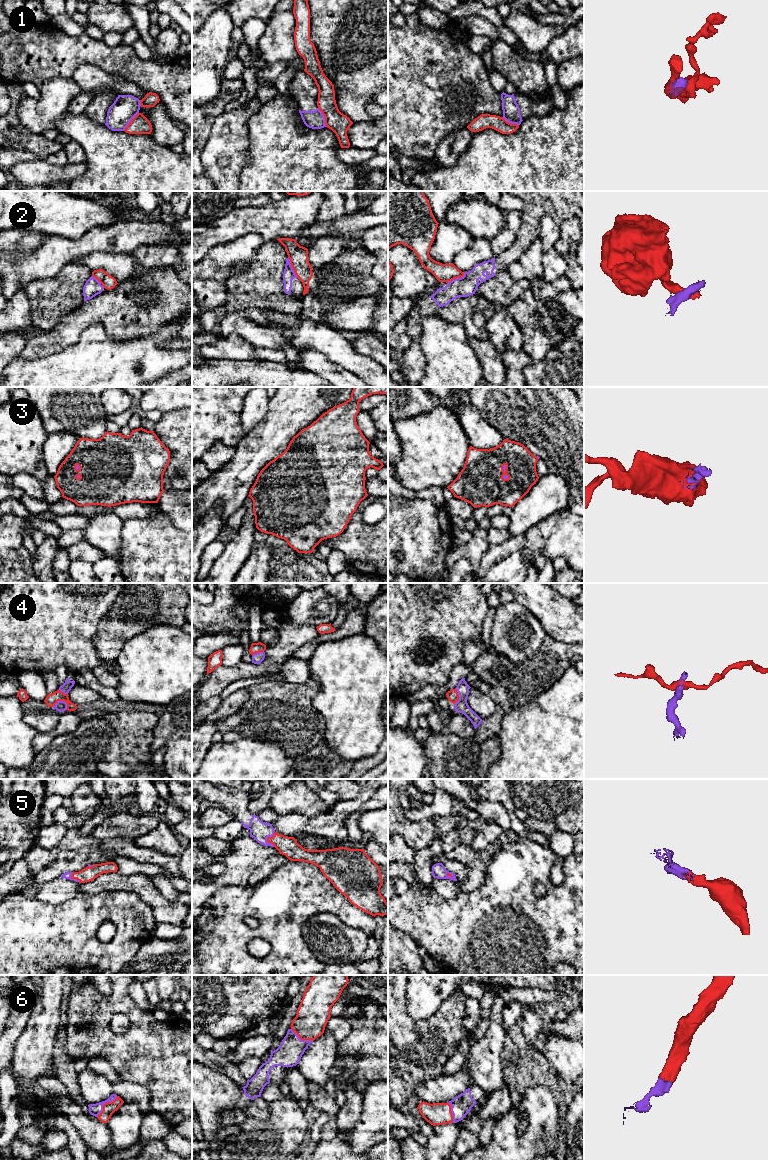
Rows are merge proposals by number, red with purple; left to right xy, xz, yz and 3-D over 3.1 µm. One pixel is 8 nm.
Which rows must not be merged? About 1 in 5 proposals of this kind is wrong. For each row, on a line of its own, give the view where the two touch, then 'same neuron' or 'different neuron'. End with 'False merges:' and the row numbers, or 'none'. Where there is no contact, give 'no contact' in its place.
1: xz | different neuron
2: xz | different neuron
3: yz | same neuron
4: xy | different neuron
5: xz | same neuron
6: xy | same neuron
False merges: 1, 2, 4

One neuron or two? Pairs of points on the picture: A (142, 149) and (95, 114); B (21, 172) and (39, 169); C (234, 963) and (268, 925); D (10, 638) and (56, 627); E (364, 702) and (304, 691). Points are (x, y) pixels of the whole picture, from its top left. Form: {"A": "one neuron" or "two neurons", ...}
{"A": "two neurons", "B": "one neuron", "C": "one neuron", "D": "one neuron", "E": "two neurons"}

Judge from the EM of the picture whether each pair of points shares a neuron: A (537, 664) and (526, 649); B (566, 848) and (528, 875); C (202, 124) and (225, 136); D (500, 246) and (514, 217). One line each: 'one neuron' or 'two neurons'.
A: two neurons
B: two neurons
C: two neurons
D: one neuron

